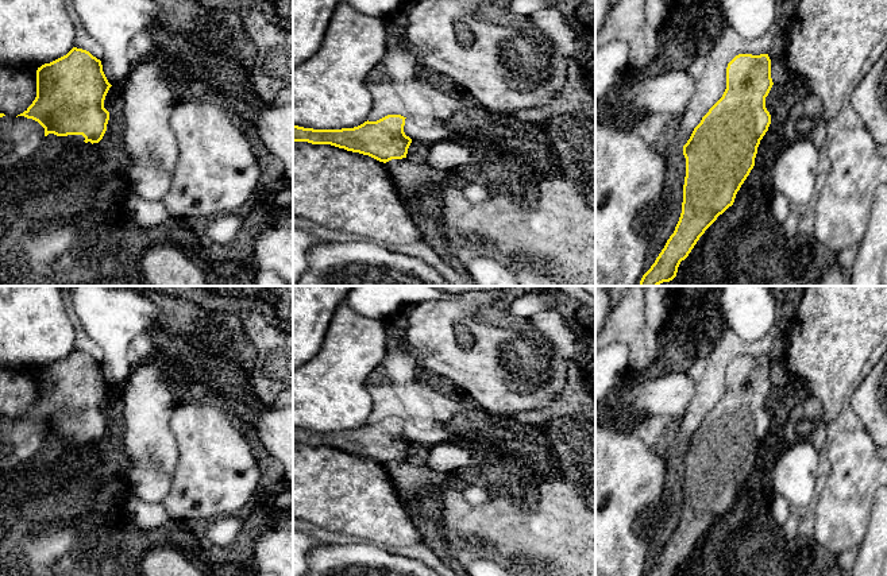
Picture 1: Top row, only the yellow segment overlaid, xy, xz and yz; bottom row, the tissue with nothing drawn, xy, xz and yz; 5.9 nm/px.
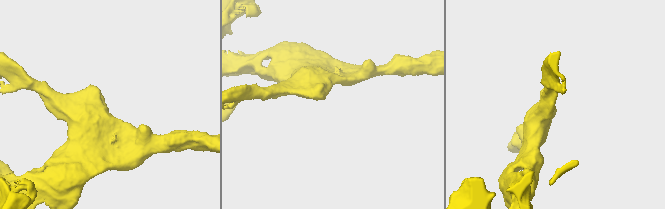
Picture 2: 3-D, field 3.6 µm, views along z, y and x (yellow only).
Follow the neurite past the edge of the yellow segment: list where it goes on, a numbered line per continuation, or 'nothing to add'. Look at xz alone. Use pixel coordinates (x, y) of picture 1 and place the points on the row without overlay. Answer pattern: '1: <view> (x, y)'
1: xz (408, 479)

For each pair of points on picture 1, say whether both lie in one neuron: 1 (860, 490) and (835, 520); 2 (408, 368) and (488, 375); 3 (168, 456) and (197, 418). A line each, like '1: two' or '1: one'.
1: one
2: two
3: two

